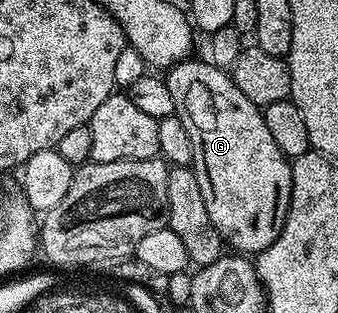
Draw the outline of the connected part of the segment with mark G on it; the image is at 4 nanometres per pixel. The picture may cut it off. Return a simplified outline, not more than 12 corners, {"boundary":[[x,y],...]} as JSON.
{"boundary":[[209,60],[165,71],[227,247],[280,236],[291,159]]}

